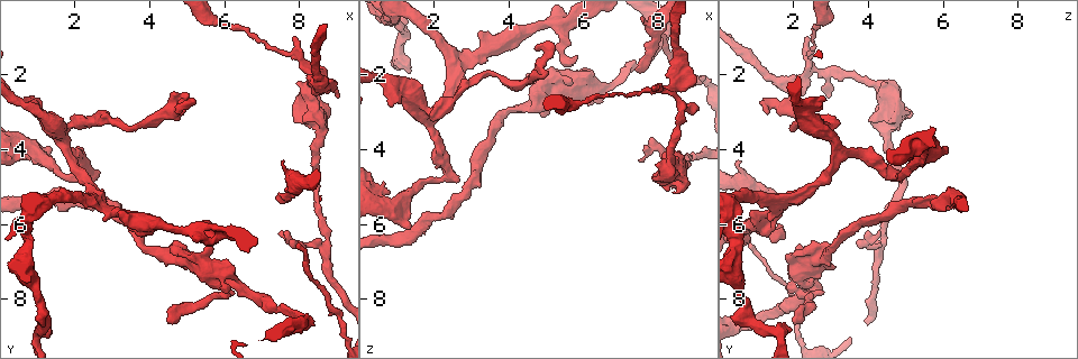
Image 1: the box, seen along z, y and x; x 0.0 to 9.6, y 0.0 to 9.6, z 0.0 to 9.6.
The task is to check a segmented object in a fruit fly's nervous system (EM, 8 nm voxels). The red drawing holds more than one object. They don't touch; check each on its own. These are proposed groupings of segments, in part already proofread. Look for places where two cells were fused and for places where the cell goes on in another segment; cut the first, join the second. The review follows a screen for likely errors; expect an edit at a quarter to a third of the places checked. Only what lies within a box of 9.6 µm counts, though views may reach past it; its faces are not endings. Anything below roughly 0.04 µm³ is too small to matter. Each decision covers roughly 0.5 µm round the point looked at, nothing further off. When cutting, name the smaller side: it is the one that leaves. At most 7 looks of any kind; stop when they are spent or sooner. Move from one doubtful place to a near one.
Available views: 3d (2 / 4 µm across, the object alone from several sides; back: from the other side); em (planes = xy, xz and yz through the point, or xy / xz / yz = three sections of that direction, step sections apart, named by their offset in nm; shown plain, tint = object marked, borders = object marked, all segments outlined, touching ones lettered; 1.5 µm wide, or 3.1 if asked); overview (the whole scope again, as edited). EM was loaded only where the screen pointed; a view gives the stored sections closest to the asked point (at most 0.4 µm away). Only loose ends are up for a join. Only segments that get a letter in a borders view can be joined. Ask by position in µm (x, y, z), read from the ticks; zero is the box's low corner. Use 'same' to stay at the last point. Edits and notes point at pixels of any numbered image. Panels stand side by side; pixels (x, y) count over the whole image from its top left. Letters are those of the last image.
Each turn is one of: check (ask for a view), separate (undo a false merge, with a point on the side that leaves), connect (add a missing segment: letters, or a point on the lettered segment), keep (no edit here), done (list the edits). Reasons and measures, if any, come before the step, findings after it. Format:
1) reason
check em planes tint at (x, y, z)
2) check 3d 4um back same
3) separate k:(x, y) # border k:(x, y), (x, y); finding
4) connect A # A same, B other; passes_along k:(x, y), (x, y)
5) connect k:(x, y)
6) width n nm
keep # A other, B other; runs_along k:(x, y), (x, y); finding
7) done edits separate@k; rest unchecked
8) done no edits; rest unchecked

check em xz step 8 borders at (0.90, 2.60, 2.85)

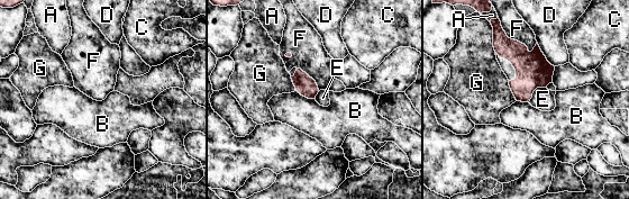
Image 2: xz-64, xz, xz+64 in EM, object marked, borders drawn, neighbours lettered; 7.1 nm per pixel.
cut it another way
check em planes borders same

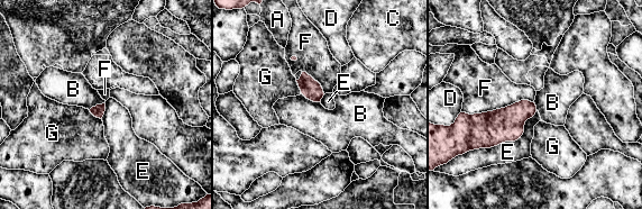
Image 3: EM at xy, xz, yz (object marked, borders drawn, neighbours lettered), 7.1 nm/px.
keep # A other, B other, C other, D other, E other, F other, G other; border 3:(302, 93), (306, 98), (320, 102); no lettered segment goes on from it

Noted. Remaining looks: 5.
free end
check em xz step 8 borders at (0.90, 4.20, 5.15)

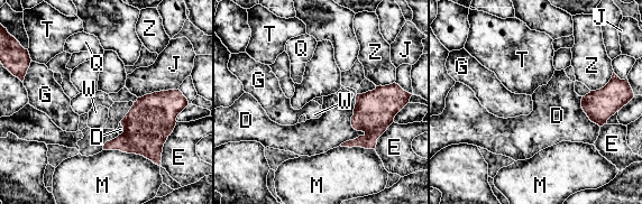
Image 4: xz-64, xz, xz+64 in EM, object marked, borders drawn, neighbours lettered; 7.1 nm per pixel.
check em planes borders same

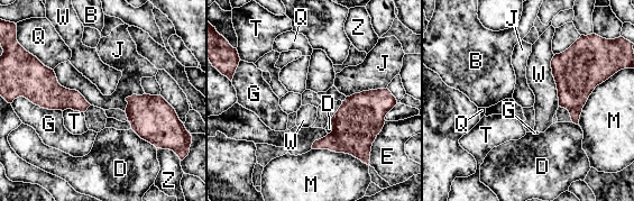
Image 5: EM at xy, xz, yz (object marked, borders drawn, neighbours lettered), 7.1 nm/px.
longest_contact J 380 nm
keep # B other, D other, E other, G other, J other, M other, Q other, T other, W other, Z other; no lettered segment goes on from it

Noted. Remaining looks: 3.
free end
check 3d 2um at (4.60, 8.60, 1.95)

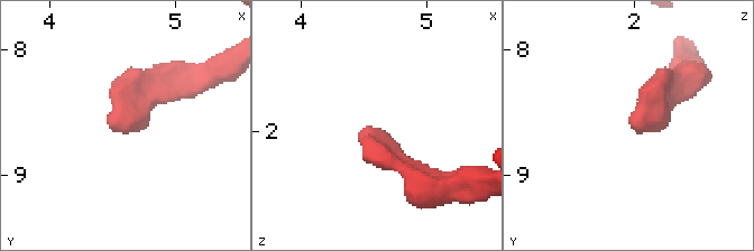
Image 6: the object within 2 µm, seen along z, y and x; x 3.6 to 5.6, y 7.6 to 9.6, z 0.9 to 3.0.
need the tissue
check em planes borders at (4.52, 8.56, 1.96)

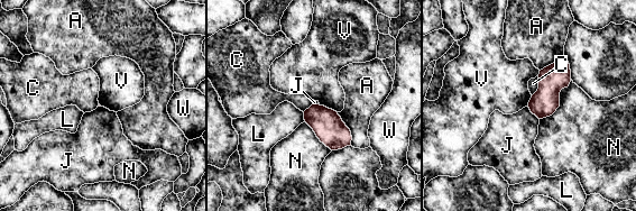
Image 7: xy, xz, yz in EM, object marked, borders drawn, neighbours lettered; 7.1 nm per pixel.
keep # A other, C other, J other, L other, N other, V other, W other; border 7:(538, 76), (538, 88), (532, 95); no lettered segment goes on from it

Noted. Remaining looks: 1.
done no edits; rest unchecked

